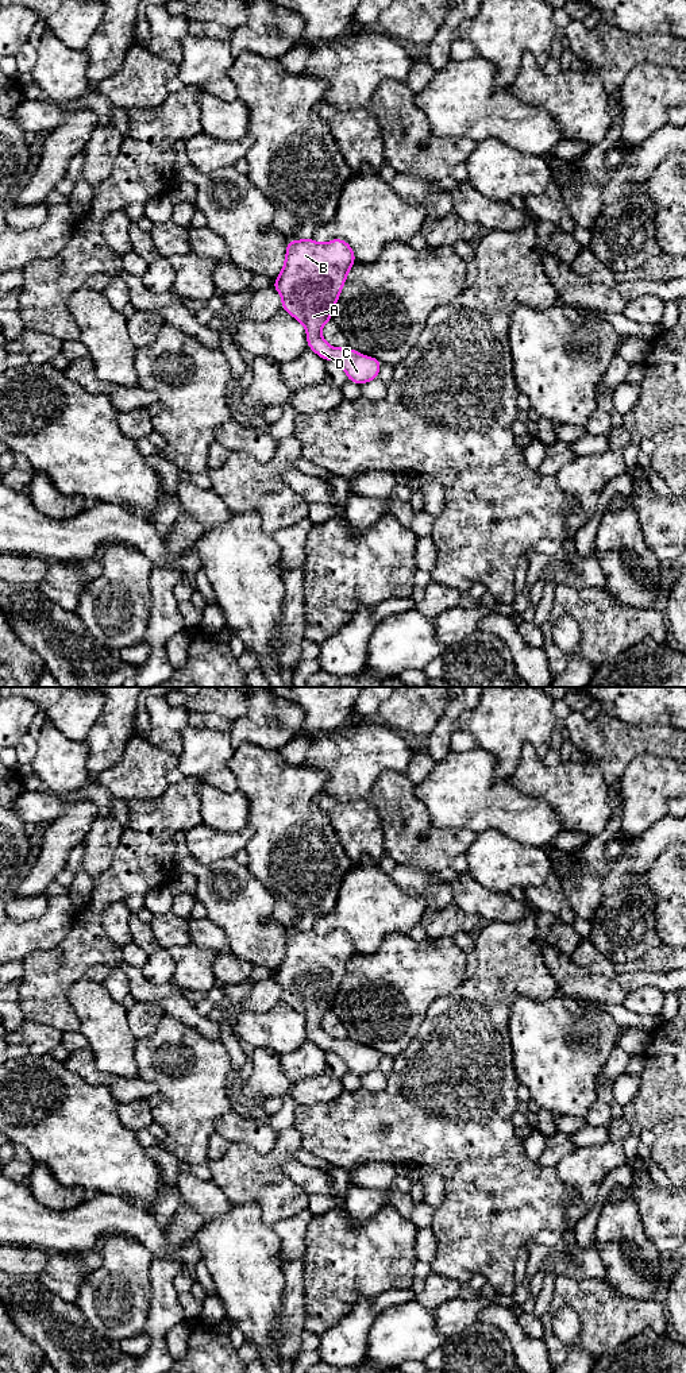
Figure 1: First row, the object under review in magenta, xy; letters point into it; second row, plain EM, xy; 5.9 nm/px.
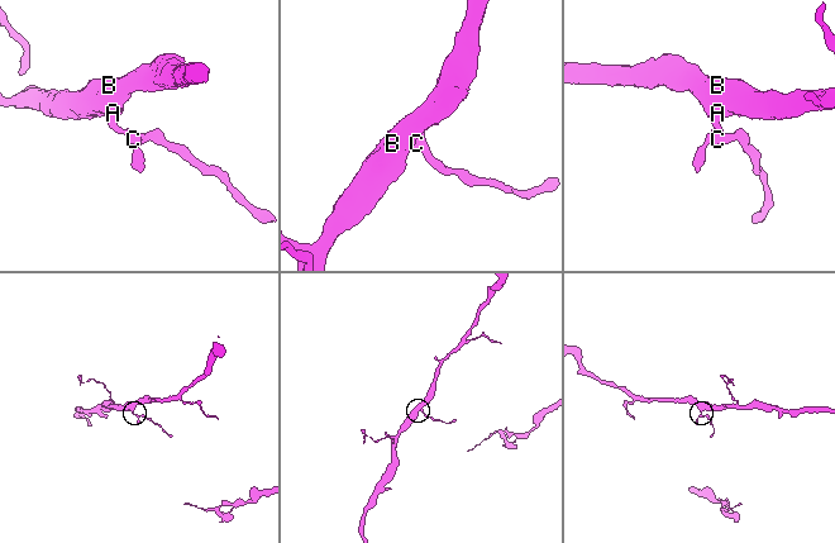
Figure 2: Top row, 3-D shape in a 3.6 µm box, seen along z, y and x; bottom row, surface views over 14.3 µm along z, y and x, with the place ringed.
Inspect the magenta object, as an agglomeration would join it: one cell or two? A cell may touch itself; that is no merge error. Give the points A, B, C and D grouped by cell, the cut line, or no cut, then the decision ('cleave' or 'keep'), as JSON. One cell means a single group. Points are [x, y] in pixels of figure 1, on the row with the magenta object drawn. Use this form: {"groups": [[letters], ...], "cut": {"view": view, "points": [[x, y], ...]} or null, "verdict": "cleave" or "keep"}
{"groups": [["A", "B", "C", "D"]], "cut": null, "verdict": "keep"}

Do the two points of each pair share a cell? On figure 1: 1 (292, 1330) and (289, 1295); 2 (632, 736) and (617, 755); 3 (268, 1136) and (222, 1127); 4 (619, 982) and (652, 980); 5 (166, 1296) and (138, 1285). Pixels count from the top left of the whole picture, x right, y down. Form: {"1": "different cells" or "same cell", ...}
{"1": "same cell", "2": "same cell", "3": "same cell", "4": "same cell", "5": "different cells"}

